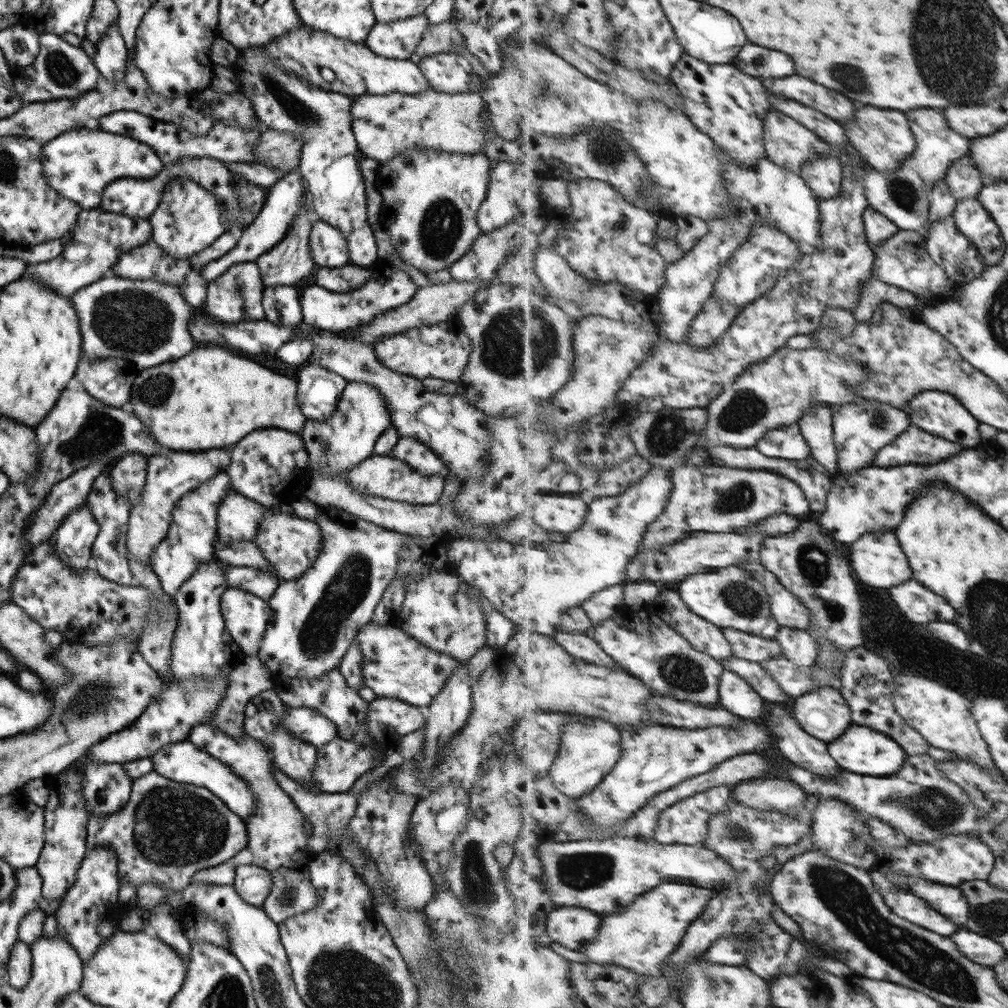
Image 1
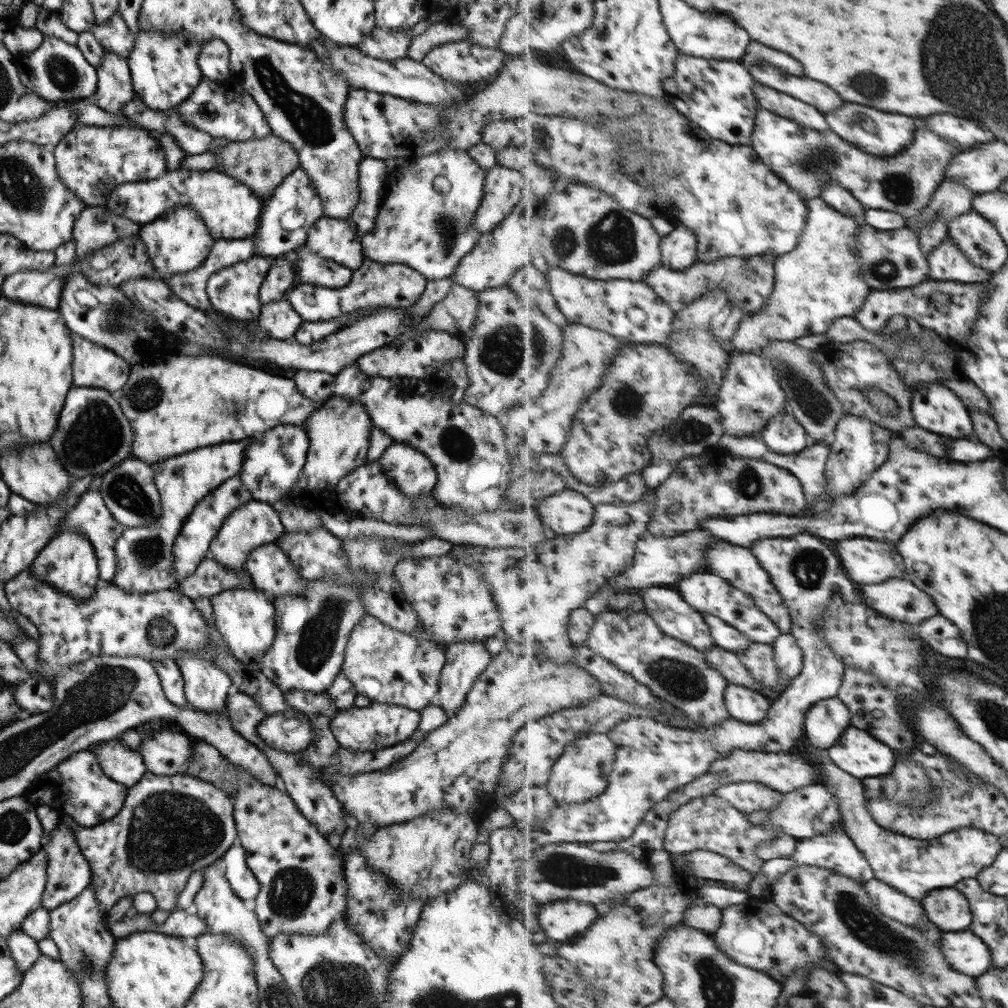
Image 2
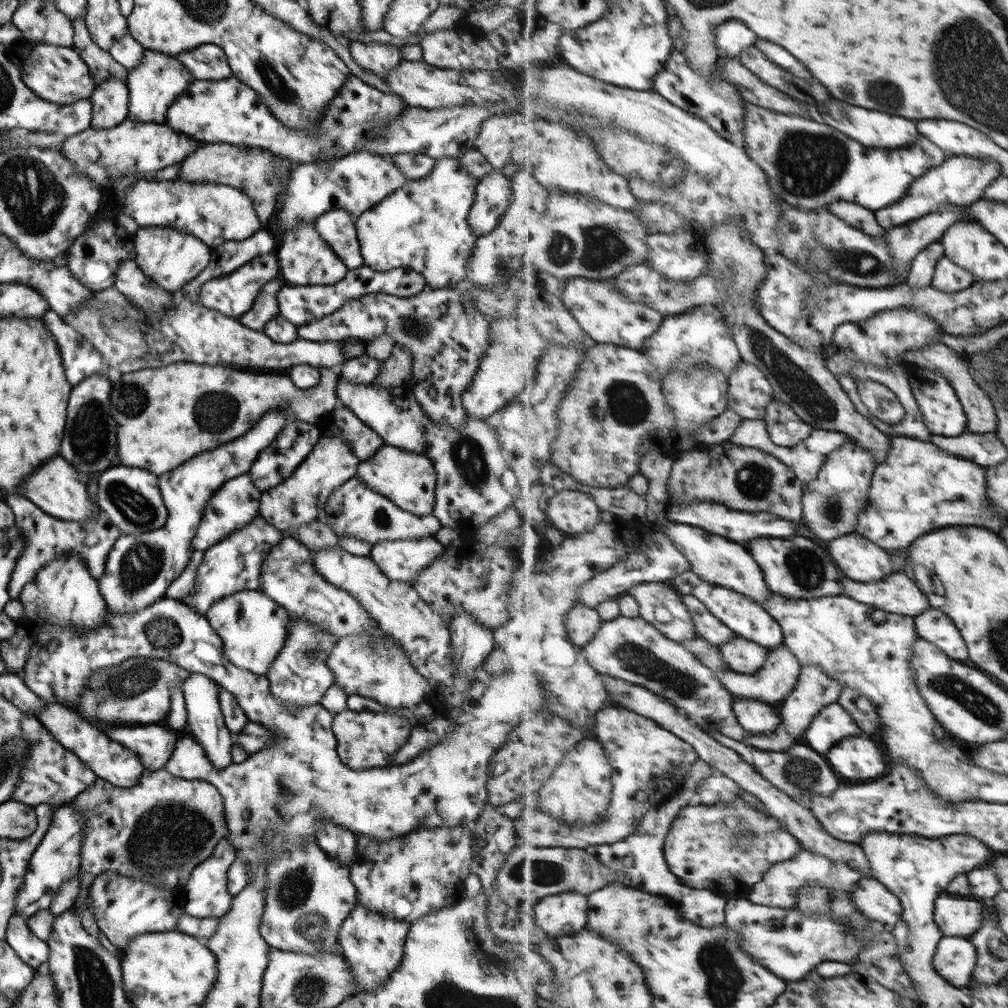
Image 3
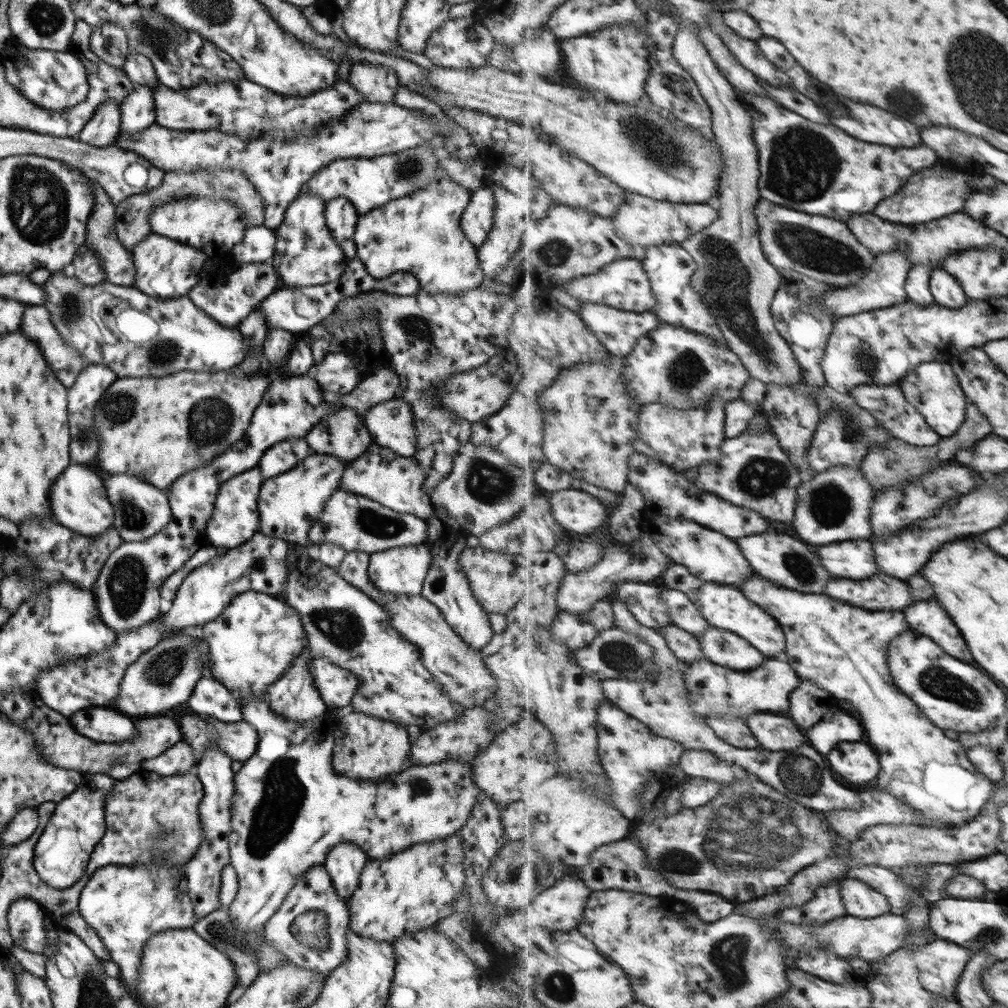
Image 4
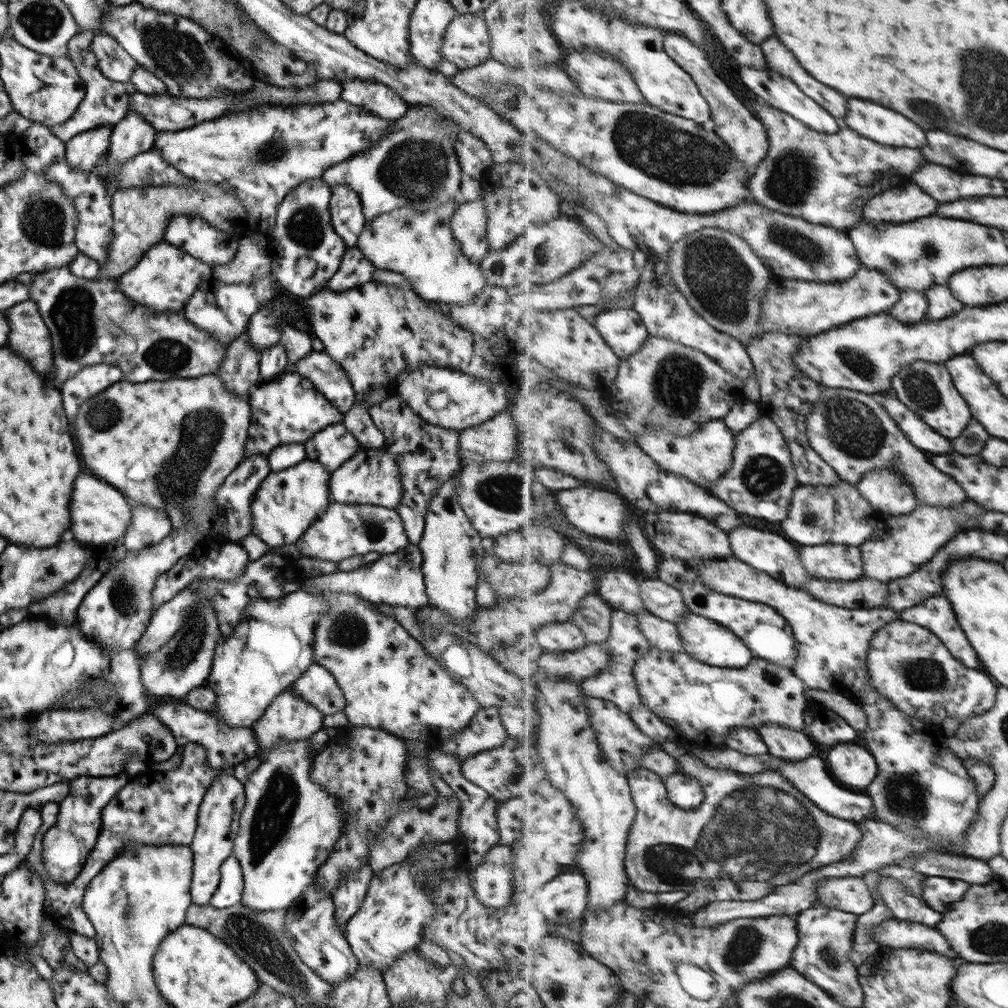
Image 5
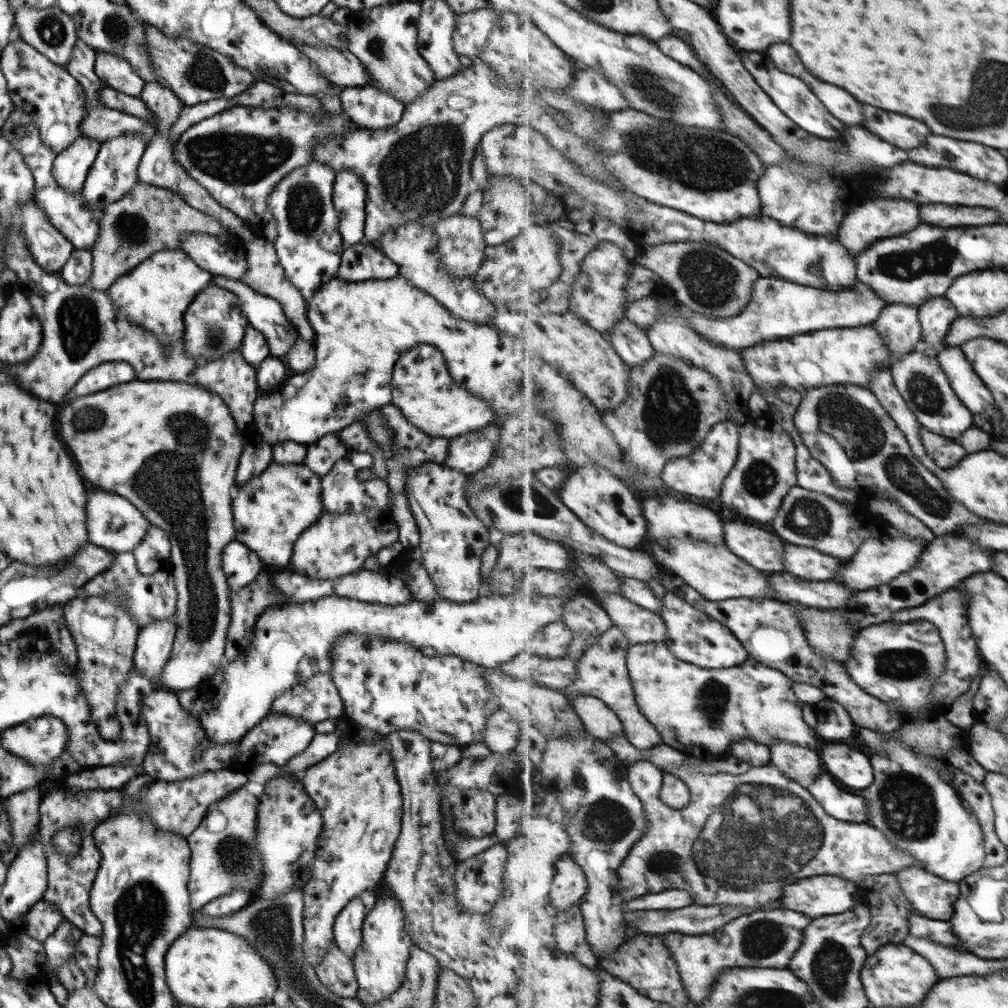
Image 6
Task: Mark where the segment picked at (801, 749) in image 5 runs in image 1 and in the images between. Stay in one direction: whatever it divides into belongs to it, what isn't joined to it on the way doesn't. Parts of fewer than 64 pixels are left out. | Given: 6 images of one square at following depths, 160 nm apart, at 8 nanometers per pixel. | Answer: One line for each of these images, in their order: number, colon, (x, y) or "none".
1: (736, 695)
2: (746, 705)
3: (756, 717)
4: (774, 732)

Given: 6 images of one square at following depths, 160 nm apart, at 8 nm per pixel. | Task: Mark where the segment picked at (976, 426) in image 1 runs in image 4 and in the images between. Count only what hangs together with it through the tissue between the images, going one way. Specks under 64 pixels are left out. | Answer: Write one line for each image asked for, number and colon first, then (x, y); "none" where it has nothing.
2: (935, 407)
3: (944, 414)
4: (933, 388)

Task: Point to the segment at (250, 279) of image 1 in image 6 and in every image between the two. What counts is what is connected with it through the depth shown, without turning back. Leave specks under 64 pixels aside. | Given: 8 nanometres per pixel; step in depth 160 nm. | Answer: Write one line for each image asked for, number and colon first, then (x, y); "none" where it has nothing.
2: (232, 292)
3: (232, 295)
4: (228, 299)
5: (223, 310)
6: (212, 324)

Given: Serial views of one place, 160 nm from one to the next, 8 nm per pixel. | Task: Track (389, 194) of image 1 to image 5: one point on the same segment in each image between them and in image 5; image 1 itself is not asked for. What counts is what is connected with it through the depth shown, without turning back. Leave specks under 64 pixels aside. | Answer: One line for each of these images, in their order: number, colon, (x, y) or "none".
2: (424, 222)
3: (422, 226)
4: (419, 234)
5: (418, 245)

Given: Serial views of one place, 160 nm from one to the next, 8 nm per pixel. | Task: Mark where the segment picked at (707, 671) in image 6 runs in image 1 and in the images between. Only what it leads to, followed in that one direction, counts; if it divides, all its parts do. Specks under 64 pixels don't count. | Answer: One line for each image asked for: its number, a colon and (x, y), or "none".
1: (799, 647)
2: (789, 656)
3: (776, 681)
4: (713, 689)
5: (705, 703)

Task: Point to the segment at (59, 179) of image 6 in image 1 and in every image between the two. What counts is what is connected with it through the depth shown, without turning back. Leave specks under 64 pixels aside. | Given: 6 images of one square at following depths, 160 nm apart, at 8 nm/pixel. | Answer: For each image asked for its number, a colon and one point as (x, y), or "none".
1: (109, 58)
2: (113, 89)
3: (109, 100)
4: (99, 131)
5: (82, 151)

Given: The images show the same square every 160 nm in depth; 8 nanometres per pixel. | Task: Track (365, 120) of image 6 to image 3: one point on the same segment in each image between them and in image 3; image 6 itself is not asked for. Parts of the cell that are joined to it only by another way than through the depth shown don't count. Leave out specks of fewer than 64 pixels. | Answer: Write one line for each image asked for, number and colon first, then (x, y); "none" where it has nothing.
3: (377, 58)
4: (377, 84)
5: (381, 101)

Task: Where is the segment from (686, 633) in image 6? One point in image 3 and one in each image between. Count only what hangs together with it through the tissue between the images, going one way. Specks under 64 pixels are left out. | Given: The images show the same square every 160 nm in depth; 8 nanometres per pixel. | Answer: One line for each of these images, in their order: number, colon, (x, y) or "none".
3: (743, 656)
4: (722, 647)
5: (708, 641)

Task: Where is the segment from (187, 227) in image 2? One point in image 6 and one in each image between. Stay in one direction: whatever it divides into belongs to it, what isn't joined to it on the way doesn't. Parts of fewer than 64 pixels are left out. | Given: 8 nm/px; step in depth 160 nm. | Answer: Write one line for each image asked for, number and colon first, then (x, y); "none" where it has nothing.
3: (170, 258)
4: (164, 268)
5: (164, 277)
6: (154, 295)

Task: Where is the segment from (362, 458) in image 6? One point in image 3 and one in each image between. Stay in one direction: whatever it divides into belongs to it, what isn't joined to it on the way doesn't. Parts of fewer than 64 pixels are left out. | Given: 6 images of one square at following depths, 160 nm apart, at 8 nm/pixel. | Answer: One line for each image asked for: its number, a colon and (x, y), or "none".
3: (407, 479)
4: (395, 482)
5: (370, 477)

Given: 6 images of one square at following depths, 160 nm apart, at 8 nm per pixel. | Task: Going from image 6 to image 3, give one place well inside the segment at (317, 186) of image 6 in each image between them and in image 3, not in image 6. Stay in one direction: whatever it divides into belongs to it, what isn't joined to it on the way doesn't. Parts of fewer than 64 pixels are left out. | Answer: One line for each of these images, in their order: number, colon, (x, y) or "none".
3: (304, 259)
4: (305, 253)
5: (304, 251)

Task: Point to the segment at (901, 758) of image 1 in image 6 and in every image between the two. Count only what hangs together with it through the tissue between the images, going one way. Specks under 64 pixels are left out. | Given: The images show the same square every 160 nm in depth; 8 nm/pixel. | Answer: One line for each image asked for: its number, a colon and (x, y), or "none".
2: (860, 754)
3: (862, 758)
4: (858, 762)
5: (852, 764)
6: (854, 768)

